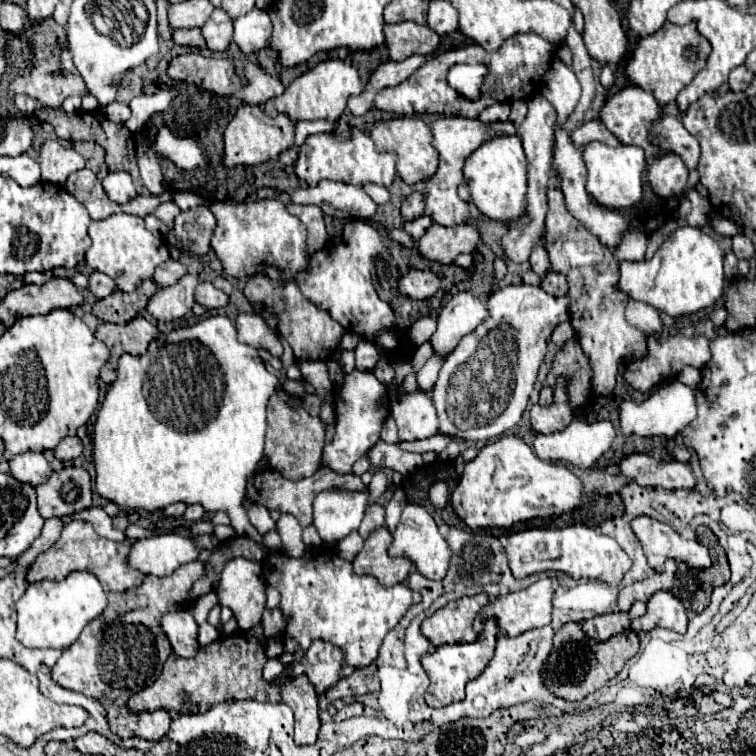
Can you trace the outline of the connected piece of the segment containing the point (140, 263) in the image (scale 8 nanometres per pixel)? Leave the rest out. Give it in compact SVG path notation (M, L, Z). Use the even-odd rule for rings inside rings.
M114 213L106 219L92 221L88 235L92 239L90 249L86 251L86 263L94 271L110 275L120 291L136 289L144 279L152 279L156 265L170 259L170 251L164 239L152 235L144 227L144 219L128 213Z

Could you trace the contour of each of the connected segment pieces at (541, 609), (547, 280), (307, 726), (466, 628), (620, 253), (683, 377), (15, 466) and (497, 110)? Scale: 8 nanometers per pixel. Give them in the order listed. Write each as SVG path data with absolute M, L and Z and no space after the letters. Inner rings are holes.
M544 577L526 589L500 595L486 611L490 617L496 617L500 629L514 637L552 621L552 597L556 589L558 579Z
M548 271L546 277L542 279L542 289L550 295L566 295L568 293L568 285L566 285L566 277L562 273L556 271Z
M300 675L280 687L280 699L294 709L296 715L296 743L308 745L316 741L320 729L318 717L318 695L308 677Z
M486 593L450 601L446 607L426 617L420 631L430 639L434 647L448 643L472 643L478 639L478 633L472 627L474 617L486 603Z
M632 229L632 233L624 233L624 241L620 241L620 245L614 249L614 257L618 261L642 261L644 251L646 235L642 231L636 233L636 229Z
M684 367L680 371L680 375L678 375L678 381L682 381L684 385L696 389L696 385L700 383L700 369L696 369L696 367Z
M26 451L22 455L14 455L10 459L10 473L20 483L28 483L32 487L42 485L52 475L50 463L44 459L42 453Z
M496 103L496 105L488 107L488 109L484 109L484 113L480 113L478 119L486 121L486 123L490 123L490 121L506 121L508 113L510 113L508 103Z

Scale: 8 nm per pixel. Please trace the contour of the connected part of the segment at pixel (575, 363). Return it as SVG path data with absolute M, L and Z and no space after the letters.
M570 339L562 351L556 355L556 361L552 363L552 371L548 373L542 386L552 387L556 383L558 375L566 375L570 379L570 403L574 407L582 407L592 393L592 365L588 365L588 355L580 349L580 343Z

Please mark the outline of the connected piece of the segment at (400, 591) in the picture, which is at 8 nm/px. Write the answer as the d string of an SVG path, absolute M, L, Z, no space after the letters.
M308 547L298 559L288 557L284 551L272 551L264 559L262 575L266 585L276 587L282 595L280 611L288 619L282 639L284 649L294 653L294 661L302 657L312 641L322 639L346 651L346 665L366 667L378 657L388 629L394 629L414 603L408 585L396 583L394 587L382 587L376 577L356 575L350 561L320 547Z

